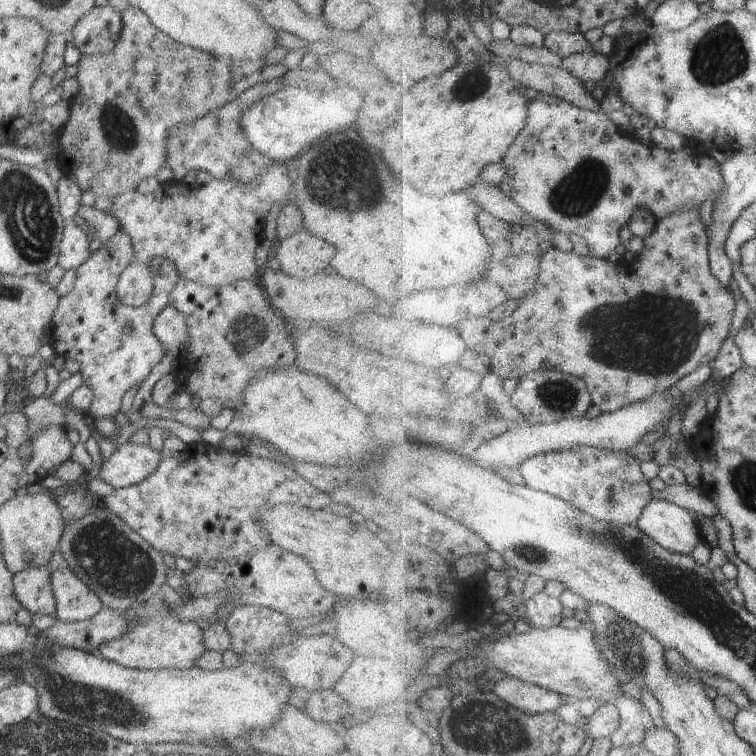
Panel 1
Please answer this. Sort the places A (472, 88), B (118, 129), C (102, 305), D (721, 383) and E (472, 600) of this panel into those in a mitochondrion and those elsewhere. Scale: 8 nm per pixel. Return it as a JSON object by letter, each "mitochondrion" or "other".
{"A":"mitochondrion","B":"mitochondrion","C":"other","D":"other","E":"other"}

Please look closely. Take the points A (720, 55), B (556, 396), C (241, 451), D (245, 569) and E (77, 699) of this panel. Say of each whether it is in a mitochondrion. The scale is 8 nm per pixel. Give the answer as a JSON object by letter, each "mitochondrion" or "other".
{"A":"mitochondrion","B":"mitochondrion","C":"other","D":"other","E":"mitochondrion"}

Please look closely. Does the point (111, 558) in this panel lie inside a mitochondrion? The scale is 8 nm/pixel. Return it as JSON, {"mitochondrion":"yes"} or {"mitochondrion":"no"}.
{"mitochondrion":"yes"}

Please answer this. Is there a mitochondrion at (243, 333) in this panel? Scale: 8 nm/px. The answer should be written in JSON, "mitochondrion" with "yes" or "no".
{"mitochondrion":"yes"}

